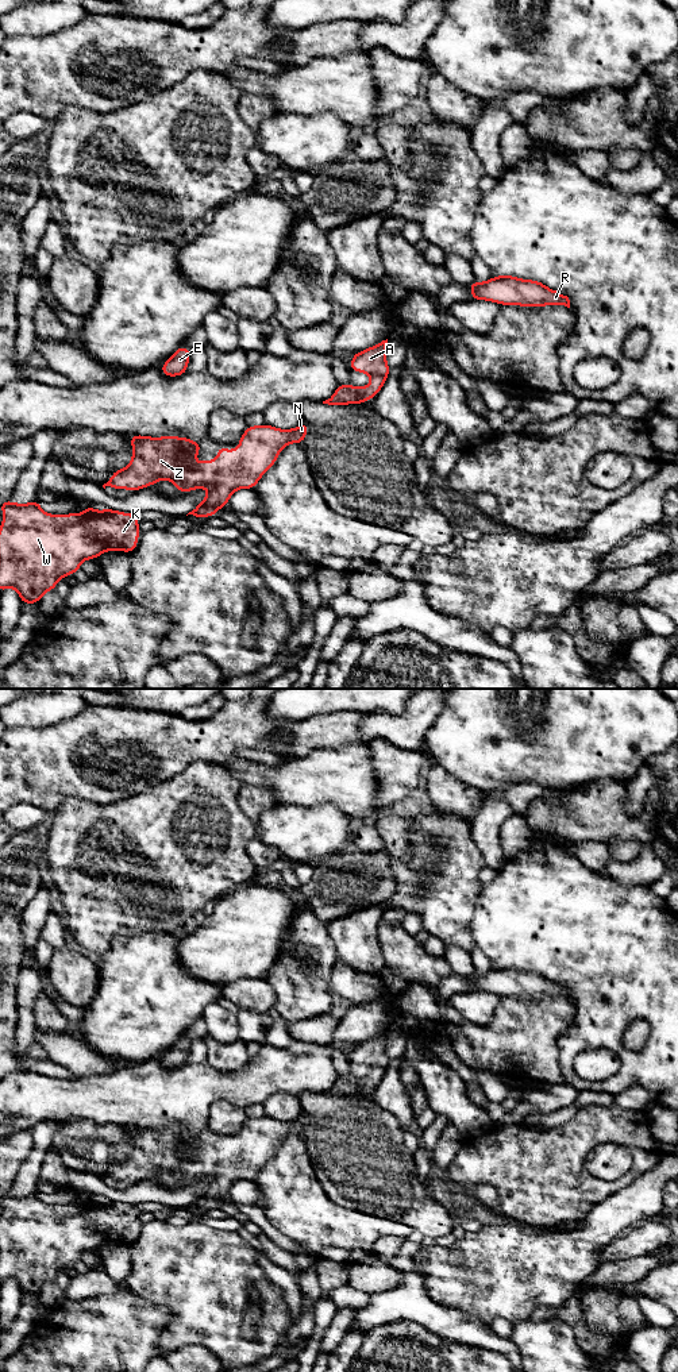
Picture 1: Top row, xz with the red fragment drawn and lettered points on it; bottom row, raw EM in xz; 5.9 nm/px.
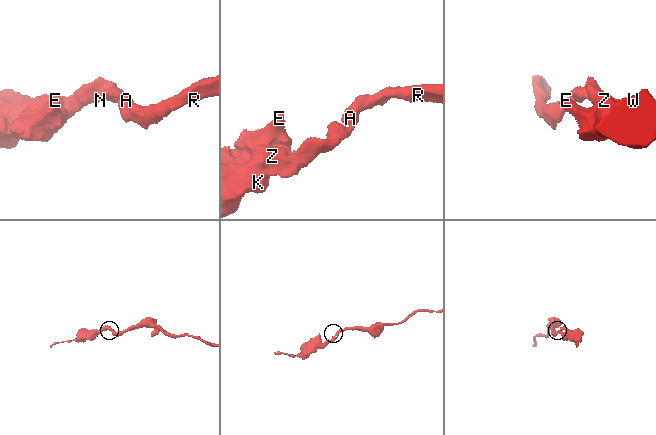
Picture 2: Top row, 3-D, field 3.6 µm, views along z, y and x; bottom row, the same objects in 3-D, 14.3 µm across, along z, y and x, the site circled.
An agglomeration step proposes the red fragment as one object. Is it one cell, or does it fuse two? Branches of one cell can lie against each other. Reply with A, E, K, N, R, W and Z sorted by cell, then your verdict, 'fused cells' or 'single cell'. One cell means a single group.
A E K N R W Z; single cell

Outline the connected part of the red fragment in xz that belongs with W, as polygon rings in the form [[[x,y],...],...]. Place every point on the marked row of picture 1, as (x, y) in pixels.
[[[12,500],[1,501],[3,523],[0,525],[0,593],[14,587],[23,604],[38,604],[46,591],[55,589],[58,581],[65,575],[73,575],[85,559],[97,559],[105,551],[124,551],[131,554],[139,539],[139,513],[124,513],[104,508],[97,512],[86,506],[78,514],[49,514],[41,509],[39,501],[28,504],[14,504]]]

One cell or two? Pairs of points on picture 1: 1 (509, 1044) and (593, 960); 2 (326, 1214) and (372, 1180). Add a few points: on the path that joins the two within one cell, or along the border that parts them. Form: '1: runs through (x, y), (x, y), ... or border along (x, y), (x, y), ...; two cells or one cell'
1: border along (570, 999), (574, 1008), (574, 1018), (563, 1031); two cells
2: border along (319, 1180), (324, 1193), (336, 1203), (370, 1213); two cells

